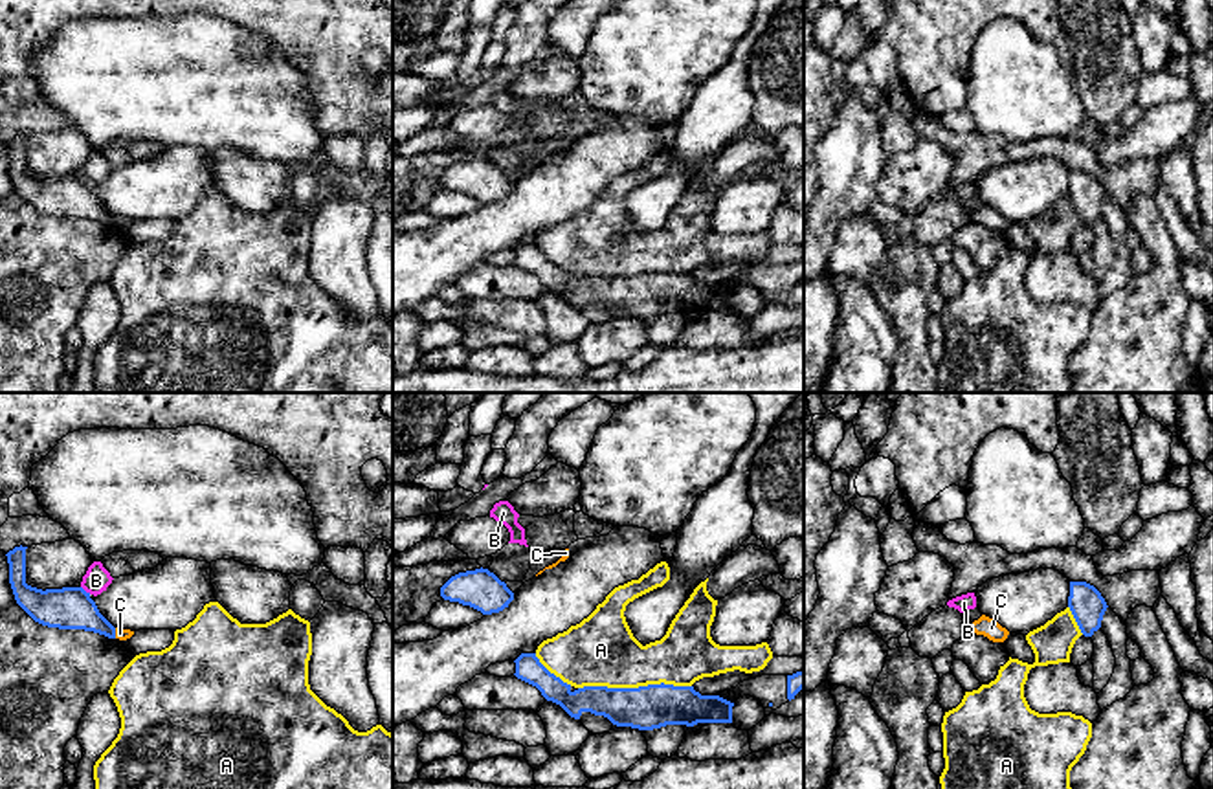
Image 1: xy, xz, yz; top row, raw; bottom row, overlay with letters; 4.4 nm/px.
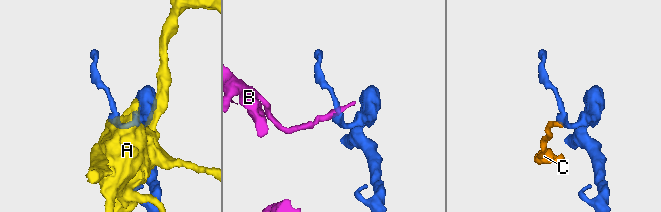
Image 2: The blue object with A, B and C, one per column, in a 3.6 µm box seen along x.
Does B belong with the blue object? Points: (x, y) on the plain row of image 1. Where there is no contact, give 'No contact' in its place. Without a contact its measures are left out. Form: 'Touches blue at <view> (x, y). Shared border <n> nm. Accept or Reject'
Touches blue at xy (85, 180). Shared border 60 nm. Reject

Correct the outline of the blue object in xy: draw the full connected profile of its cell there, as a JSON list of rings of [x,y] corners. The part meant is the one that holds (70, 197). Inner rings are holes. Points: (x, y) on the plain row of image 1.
[[[26,138],[9,139],[9,172],[17,193],[39,213],[59,218],[84,218],[116,228],[116,217],[99,202],[83,176],[37,178],[26,172]]]

